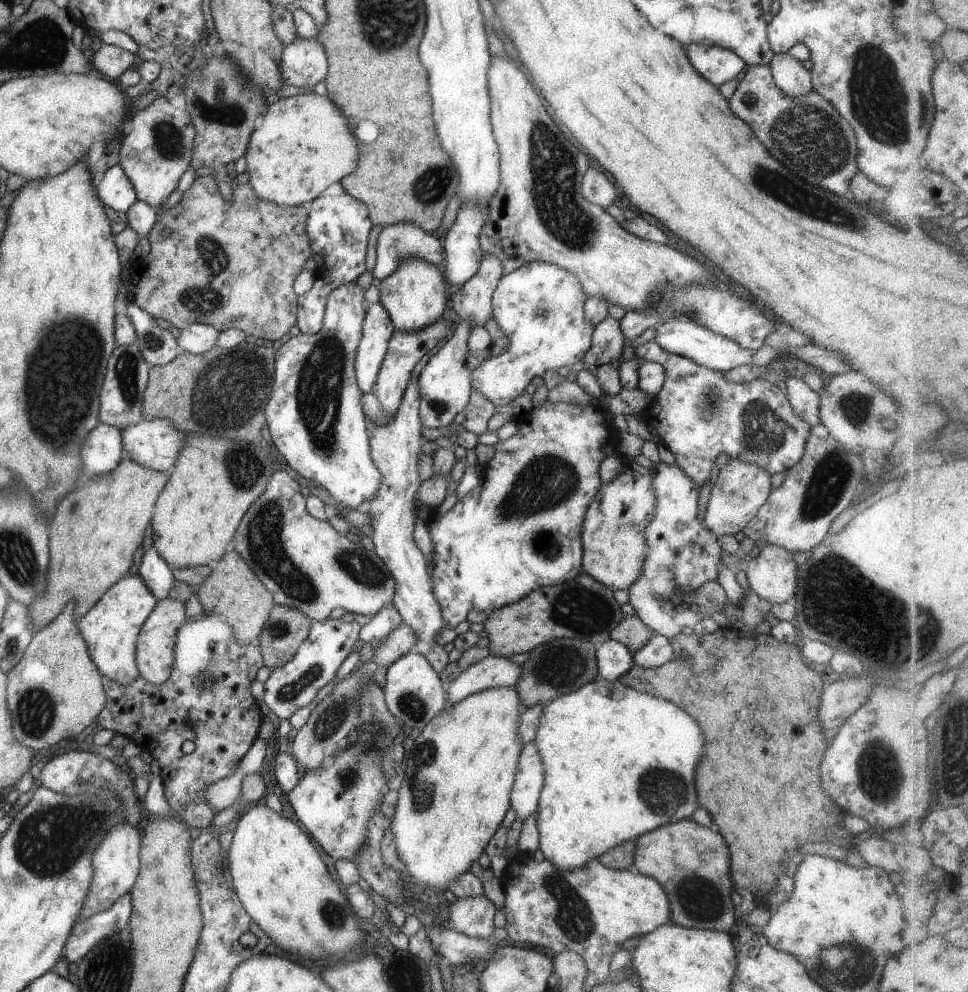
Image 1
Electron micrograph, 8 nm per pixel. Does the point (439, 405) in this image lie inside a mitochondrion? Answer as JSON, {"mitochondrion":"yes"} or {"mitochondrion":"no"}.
{"mitochondrion":"yes"}

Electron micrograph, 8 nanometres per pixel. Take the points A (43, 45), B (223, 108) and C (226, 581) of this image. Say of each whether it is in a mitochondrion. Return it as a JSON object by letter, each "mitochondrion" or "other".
{"A":"mitochondrion","B":"mitochondrion","C":"other"}

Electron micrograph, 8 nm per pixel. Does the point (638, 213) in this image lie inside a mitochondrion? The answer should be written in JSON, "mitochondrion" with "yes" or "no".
{"mitochondrion":"no"}

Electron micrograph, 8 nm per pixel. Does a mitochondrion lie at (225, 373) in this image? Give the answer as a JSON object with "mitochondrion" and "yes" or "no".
{"mitochondrion":"yes"}

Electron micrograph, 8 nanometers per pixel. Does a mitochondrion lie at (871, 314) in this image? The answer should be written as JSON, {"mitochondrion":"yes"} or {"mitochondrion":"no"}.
{"mitochondrion":"no"}

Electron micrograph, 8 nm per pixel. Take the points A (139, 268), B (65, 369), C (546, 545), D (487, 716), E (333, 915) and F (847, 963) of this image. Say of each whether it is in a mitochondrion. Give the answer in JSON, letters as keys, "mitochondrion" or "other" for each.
{"A":"other","B":"mitochondrion","C":"mitochondrion","D":"other","E":"mitochondrion","F":"mitochondrion"}

